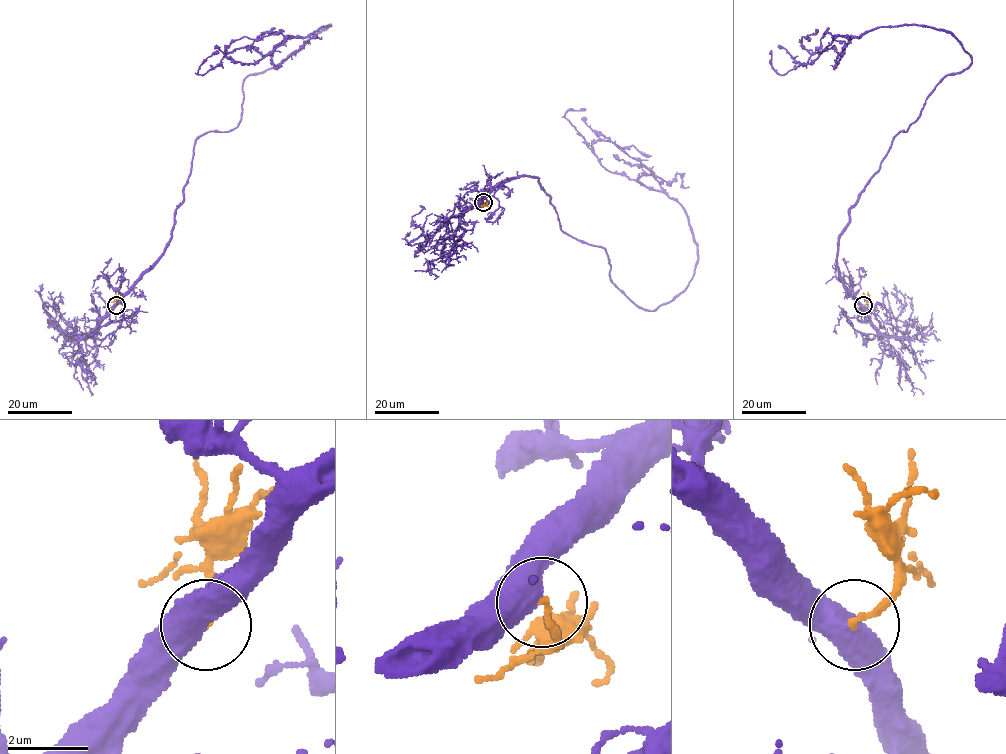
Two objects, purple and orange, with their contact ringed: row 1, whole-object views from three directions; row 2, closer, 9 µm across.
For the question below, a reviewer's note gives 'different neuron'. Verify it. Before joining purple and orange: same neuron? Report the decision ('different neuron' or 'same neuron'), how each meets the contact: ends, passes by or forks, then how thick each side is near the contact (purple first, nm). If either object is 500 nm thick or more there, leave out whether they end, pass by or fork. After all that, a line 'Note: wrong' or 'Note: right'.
same neuron | purple passes by | orange ends | 480/150 nm
Note: wrong

